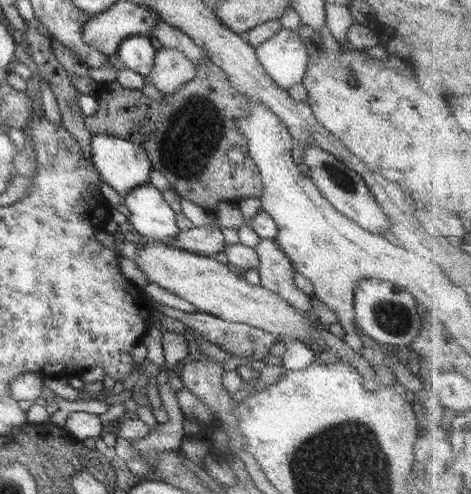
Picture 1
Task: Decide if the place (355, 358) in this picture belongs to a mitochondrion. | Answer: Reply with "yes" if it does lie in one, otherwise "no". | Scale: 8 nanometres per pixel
no

